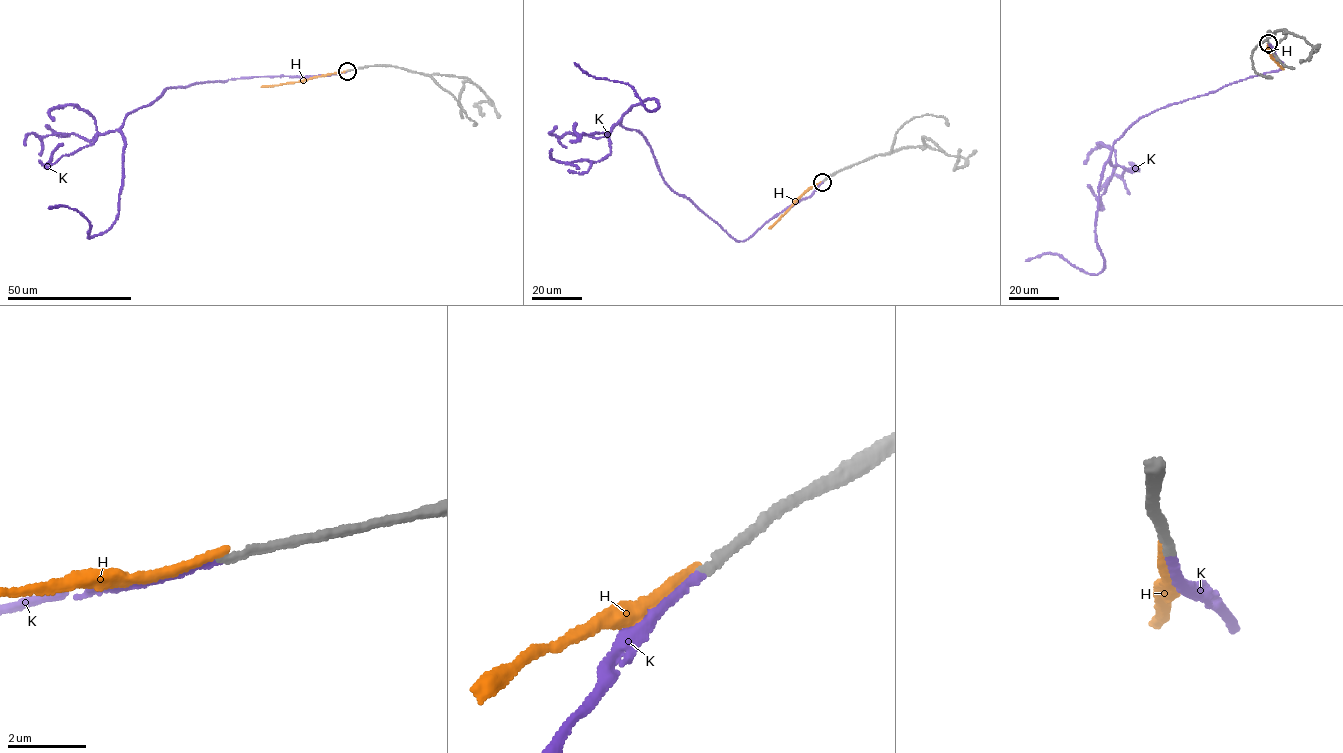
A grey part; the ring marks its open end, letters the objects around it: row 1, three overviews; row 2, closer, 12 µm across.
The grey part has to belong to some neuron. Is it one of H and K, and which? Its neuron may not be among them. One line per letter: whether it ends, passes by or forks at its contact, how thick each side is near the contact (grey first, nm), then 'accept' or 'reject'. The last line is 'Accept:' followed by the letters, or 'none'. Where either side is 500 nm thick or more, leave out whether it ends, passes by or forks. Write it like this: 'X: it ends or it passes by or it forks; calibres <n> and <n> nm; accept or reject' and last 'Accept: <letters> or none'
H: it ends; calibres 200 and 220 nm; reject
K: it ends; calibres 200 and 180 nm; accept
Accept: K

